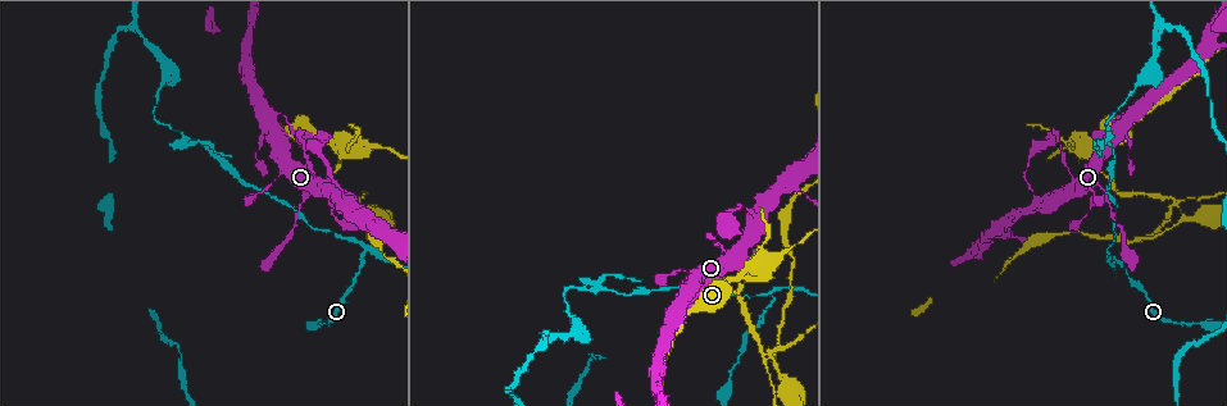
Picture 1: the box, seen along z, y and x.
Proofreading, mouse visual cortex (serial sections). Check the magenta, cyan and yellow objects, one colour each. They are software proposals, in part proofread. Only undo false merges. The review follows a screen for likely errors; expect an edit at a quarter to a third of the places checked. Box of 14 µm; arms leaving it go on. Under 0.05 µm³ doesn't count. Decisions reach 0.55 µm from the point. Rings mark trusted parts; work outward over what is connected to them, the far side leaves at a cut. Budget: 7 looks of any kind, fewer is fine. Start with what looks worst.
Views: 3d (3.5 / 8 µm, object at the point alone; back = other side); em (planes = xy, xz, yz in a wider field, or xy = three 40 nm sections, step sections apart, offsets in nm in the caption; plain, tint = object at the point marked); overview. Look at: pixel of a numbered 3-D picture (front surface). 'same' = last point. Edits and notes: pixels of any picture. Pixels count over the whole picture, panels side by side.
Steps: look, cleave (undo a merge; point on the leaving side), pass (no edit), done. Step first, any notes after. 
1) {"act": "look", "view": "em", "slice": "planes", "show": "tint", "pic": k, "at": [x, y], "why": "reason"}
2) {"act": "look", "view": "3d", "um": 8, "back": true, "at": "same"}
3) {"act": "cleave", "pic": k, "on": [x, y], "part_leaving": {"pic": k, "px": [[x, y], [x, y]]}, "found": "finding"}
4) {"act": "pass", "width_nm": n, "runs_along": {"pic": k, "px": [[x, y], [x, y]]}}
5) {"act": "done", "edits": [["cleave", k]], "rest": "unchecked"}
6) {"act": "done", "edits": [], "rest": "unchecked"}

{"act": "look", "view": "em", "slice": "xy", "step": 1, "show": "tint", "pic": 1, "at": [762, 267]}

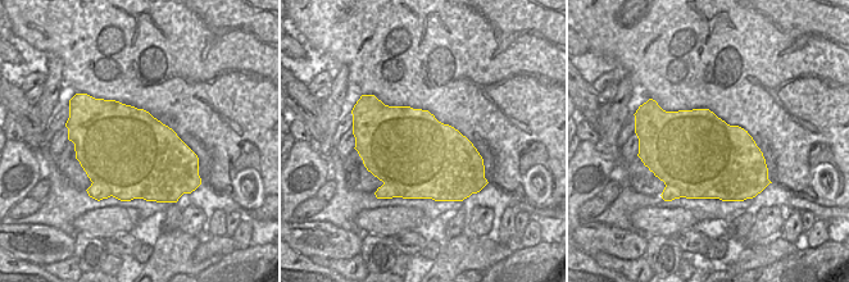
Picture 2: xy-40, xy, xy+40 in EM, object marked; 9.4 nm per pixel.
{"act": "look", "view": "3d", "um": 3.5, "at": "same"}

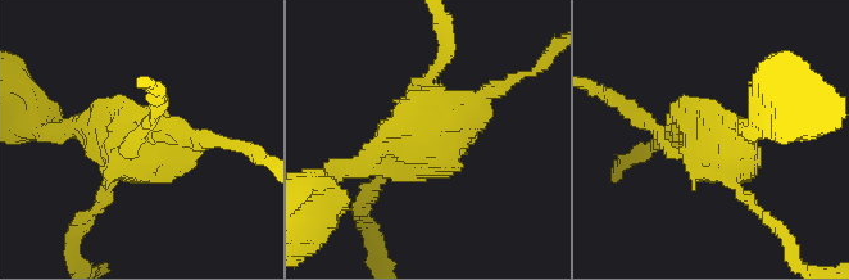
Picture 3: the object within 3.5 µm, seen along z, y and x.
{"act": "cleave", "pic": 3, "on": [448, 52], "part_leaving": {"pic": 3, "px": [[732, 177], [776, 224], [793, 256]]}, "found": "a second cell is stuck on"}

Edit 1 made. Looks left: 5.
{"act": "look", "view": "overview", "why": "see it whole again"}

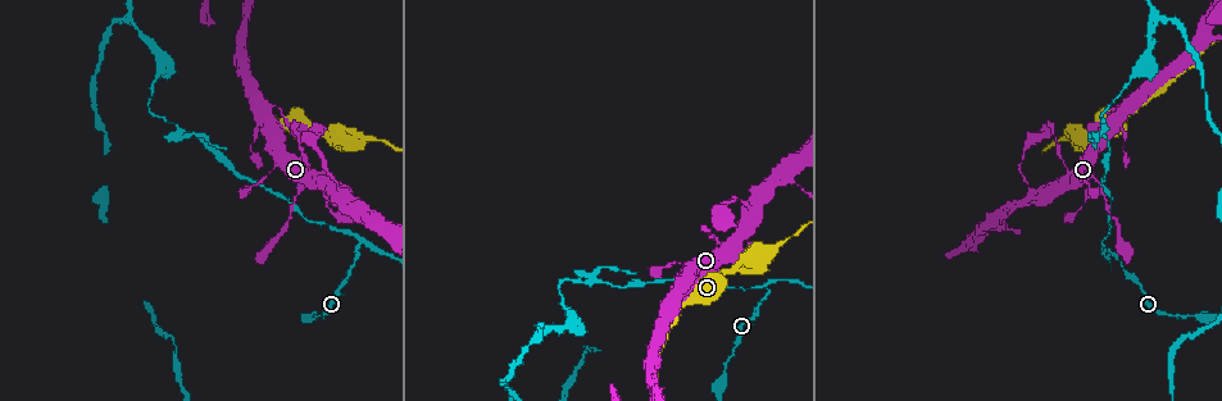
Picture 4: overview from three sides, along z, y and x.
{"act": "look", "view": "3d", "um": 8, "pic": 4, "at": [767, 281], "why": "branch point"}

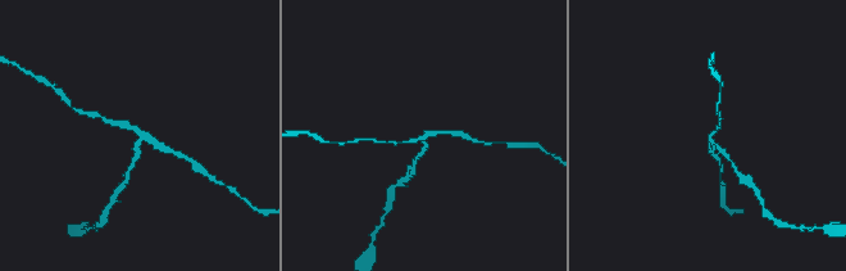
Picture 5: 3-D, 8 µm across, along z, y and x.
{"act": "look", "view": "3d", "um": 3.5, "back": true, "pic": 5, "at": [142, 138], "why": "closer look"}

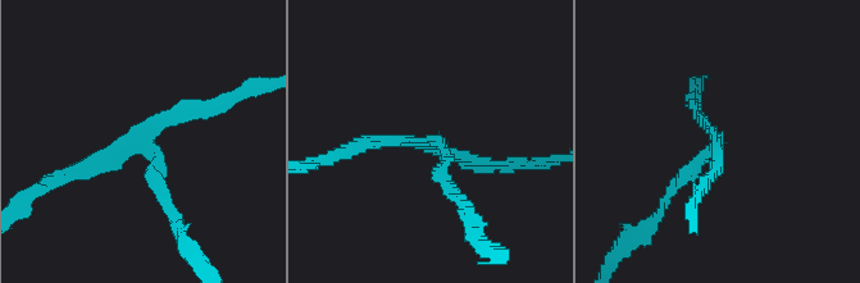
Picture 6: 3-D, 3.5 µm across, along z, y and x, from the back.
{"act": "look", "view": "em", "slice": "xy", "step": 5, "show": "tint", "pic": 6, "at": [716, 142], "arms": 3, "arm_widths_nm": [150, 150, 200]}

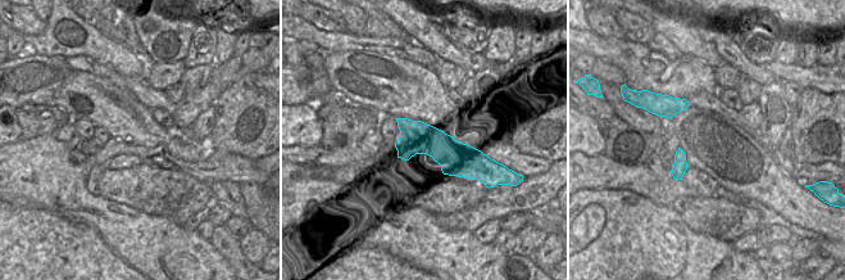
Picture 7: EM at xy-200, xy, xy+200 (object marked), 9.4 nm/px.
{"act": "cleave", "pic": 6, "on": [108, 153], "width_nm": 320, "part_leaving": {"pic": 6, "px": [[151, 150], [151, 129], [242, 91]]}, "found": "two cells meet here"}

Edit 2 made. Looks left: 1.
{"act": "done", "edits": [["cleave", 3], ["cleave", 6]], "rest": "unchecked"}

